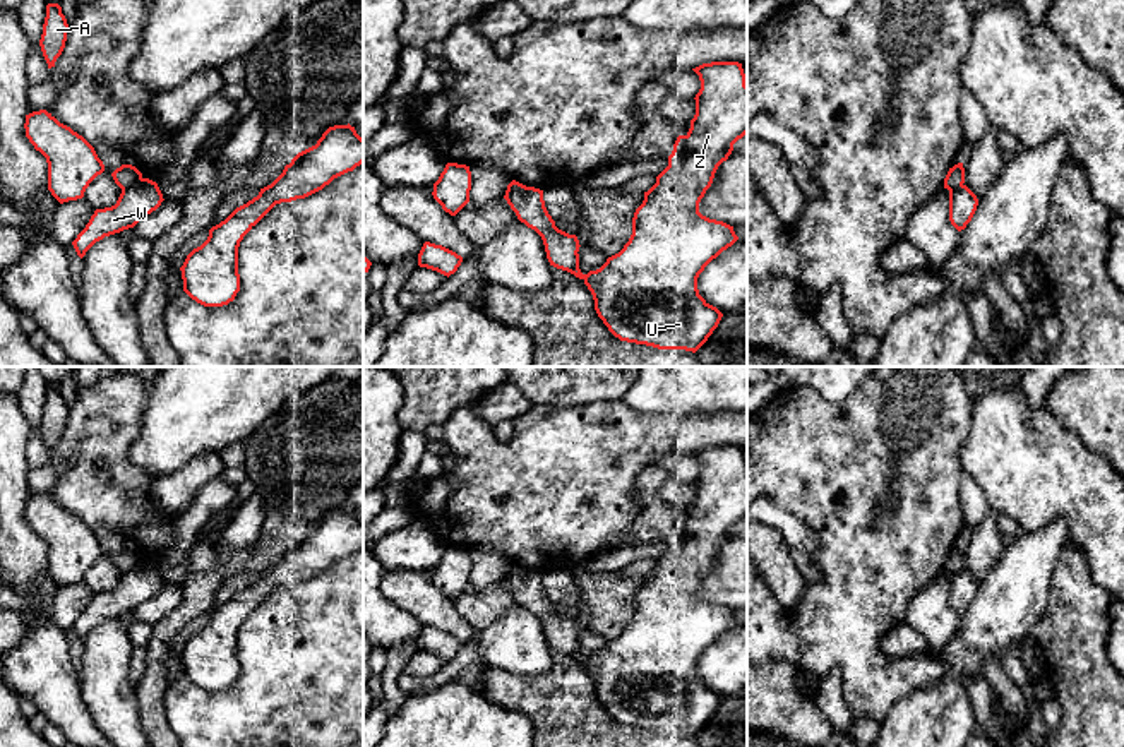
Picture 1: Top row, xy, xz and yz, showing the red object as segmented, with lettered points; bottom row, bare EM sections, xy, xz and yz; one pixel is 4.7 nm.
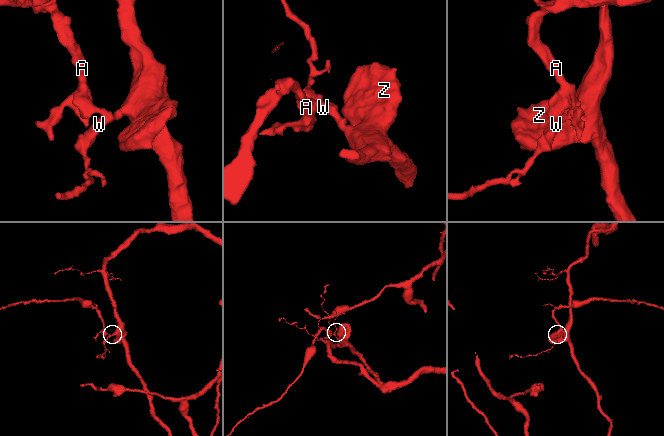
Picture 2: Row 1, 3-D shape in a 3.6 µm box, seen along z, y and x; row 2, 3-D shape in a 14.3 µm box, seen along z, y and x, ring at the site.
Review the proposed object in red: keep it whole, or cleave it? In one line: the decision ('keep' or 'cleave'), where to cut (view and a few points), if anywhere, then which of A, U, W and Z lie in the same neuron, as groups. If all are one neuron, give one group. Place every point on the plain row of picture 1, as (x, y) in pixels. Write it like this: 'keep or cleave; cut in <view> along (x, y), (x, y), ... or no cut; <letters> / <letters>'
cleave; cut in xy along (143, 562), (122, 573); A / U W Z

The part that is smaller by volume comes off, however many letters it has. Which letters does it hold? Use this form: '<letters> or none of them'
A

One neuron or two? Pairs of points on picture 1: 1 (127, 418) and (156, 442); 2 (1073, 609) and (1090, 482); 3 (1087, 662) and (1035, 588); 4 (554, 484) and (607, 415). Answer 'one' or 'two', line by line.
1: two
2: two
3: two
4: one

